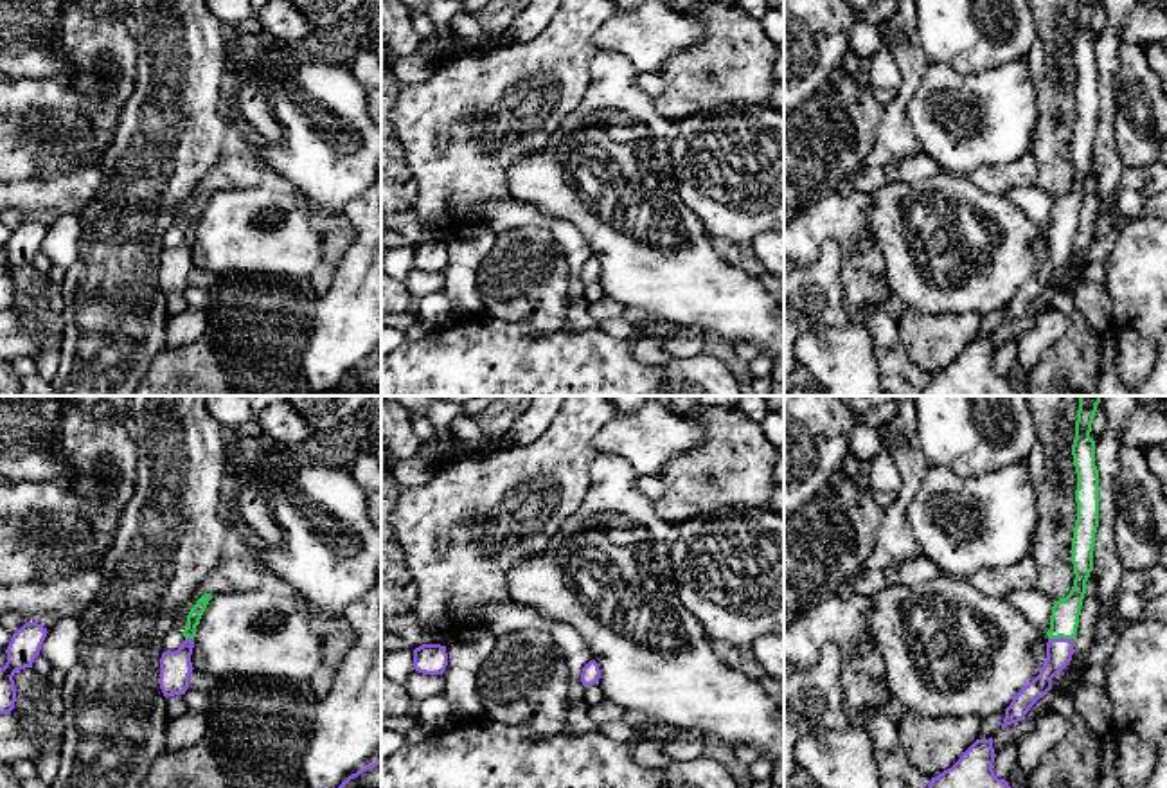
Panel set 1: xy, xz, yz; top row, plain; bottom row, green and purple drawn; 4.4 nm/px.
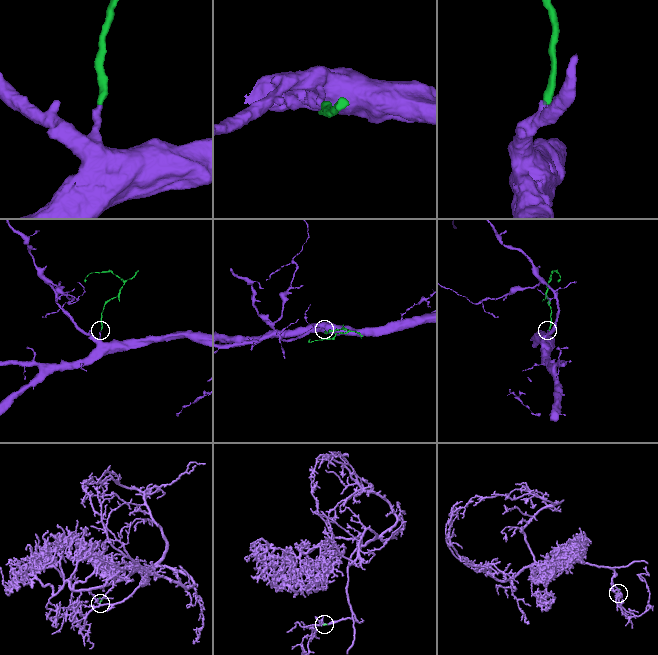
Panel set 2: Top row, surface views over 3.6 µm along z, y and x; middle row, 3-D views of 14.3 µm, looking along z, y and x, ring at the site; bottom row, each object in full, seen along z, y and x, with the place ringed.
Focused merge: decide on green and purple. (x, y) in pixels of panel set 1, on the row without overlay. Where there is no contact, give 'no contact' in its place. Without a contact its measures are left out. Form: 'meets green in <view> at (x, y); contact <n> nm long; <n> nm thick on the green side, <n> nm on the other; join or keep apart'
meets green in yz at (1060, 232); contact 110 nm long; 130 nm thick on the green side, 120 nm on the other; join

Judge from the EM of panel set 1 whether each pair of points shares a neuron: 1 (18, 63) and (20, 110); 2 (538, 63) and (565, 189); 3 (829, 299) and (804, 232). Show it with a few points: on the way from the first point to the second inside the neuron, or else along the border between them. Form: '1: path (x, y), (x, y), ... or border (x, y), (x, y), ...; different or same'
1: border (26, 78), (40, 80); different
2: border (581, 101), (536, 152), (520, 159); different
3: border (828, 238), (840, 250), (842, 294); different

